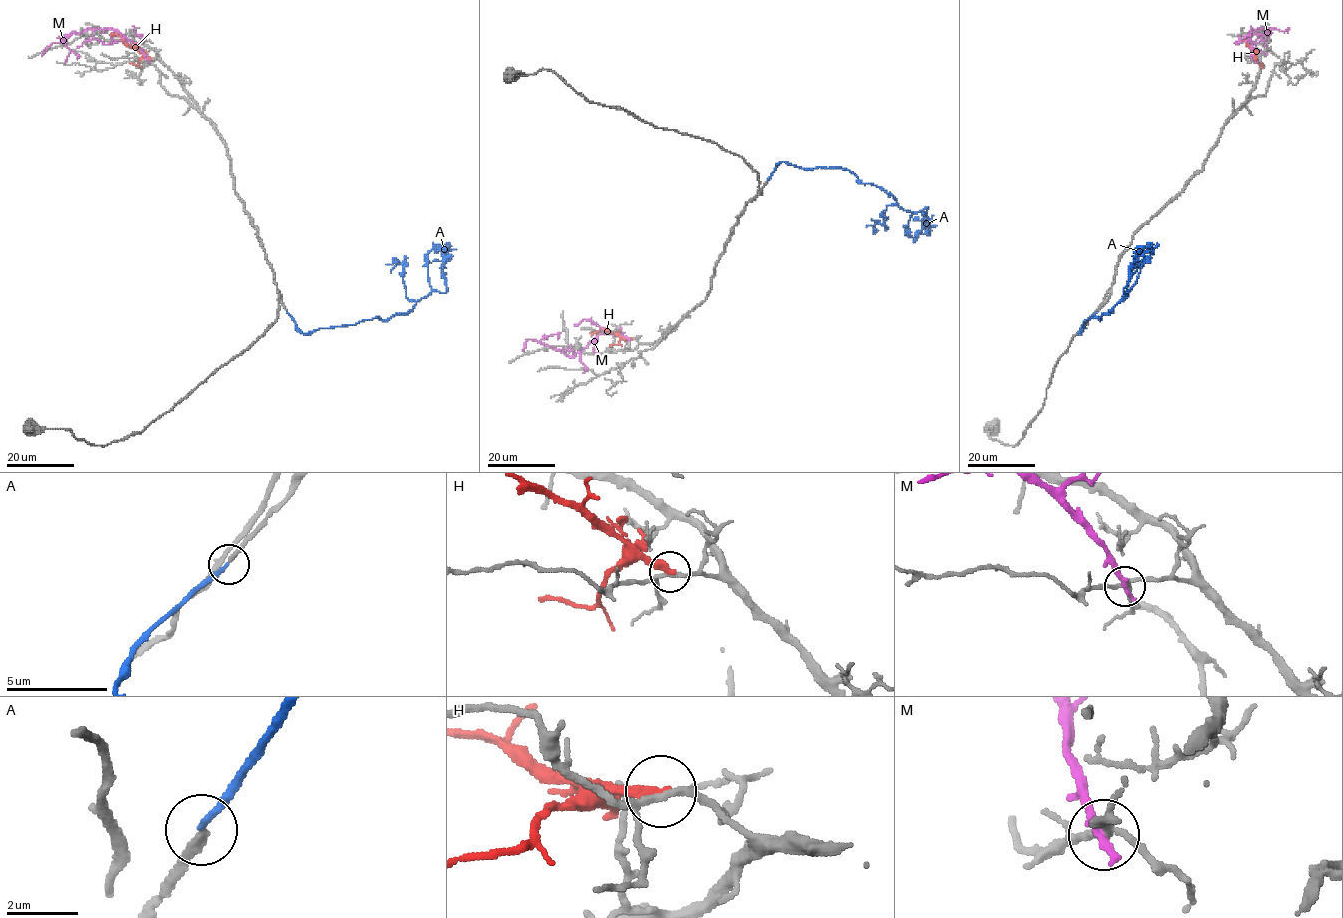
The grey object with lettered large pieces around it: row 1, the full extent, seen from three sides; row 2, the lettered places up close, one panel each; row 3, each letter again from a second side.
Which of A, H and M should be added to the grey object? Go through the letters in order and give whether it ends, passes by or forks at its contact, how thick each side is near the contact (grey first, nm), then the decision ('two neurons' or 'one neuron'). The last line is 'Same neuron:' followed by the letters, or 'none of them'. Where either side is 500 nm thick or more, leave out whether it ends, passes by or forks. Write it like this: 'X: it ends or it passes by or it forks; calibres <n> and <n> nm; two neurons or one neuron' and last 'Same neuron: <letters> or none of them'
A: it ends; calibres 240 and 180 nm; two neurons
H: it ends; calibres 160 and 400 nm; two neurons
M: it ends; calibres 170 and 300 nm; two neurons
Same neuron: none of them

